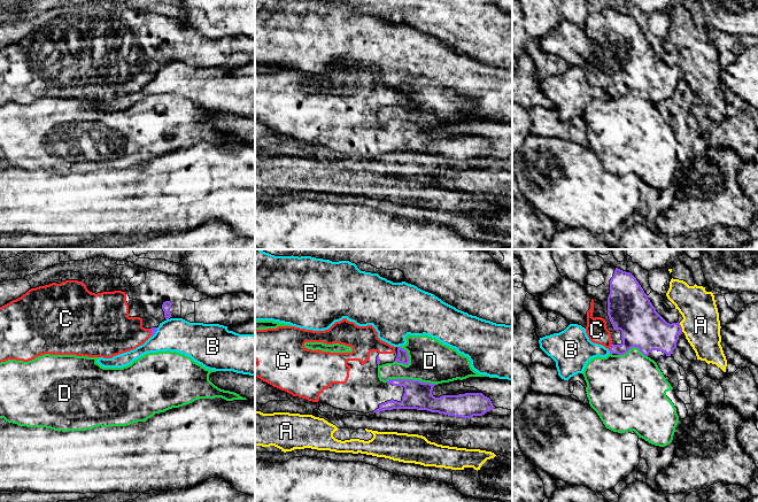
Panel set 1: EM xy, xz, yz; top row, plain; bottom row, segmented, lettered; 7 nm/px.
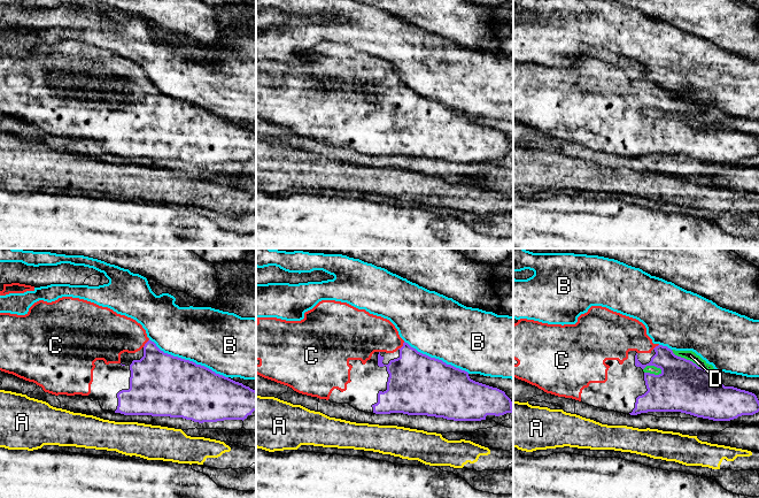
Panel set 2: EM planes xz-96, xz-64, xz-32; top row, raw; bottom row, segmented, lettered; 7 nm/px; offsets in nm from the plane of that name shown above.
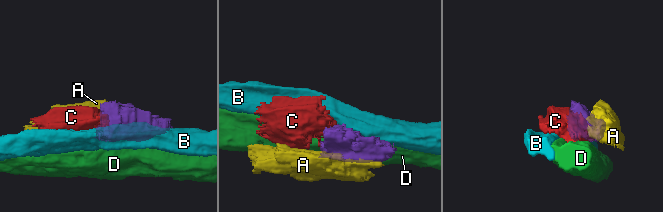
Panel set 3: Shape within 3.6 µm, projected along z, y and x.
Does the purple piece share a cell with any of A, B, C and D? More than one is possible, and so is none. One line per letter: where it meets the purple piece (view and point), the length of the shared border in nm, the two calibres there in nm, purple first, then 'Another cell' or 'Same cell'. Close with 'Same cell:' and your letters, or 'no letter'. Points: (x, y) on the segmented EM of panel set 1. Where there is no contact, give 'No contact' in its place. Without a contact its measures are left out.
A: Touches purple at yz (681, 327). Shared border 70 nm. Thickness 280 nm (purple) against 260 nm. Another cell
B: Touches purple at xy (156, 330). Shared border 130 nm. Thickness 40 nm (purple) against 240 nm. Another cell
C: Touches purple at yz (610, 347). Shared border 60 nm. Thickness 280 nm (purple) against 150 nm. Same cell
D: Touches purple at xz (410, 379). Shared border 360 nm. Thickness 190 nm (purple) against 300 nm. Another cell
Same cell: C

